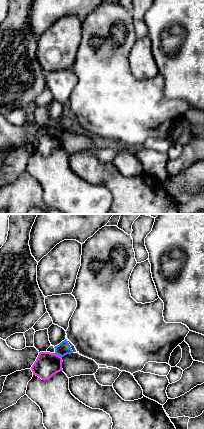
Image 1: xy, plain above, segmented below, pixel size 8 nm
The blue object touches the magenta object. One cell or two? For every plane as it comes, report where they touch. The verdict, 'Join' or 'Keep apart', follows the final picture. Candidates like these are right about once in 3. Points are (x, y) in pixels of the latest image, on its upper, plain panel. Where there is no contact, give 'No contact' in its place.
Touches blue at (58, 130)

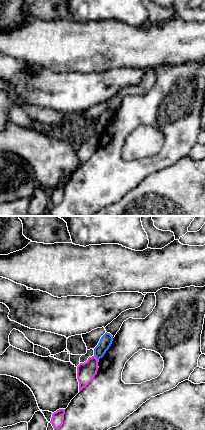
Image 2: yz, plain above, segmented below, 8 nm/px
Touches blue at (96, 133)

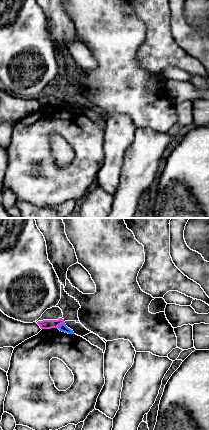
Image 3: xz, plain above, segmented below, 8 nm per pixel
Touches blue at (61, 100)

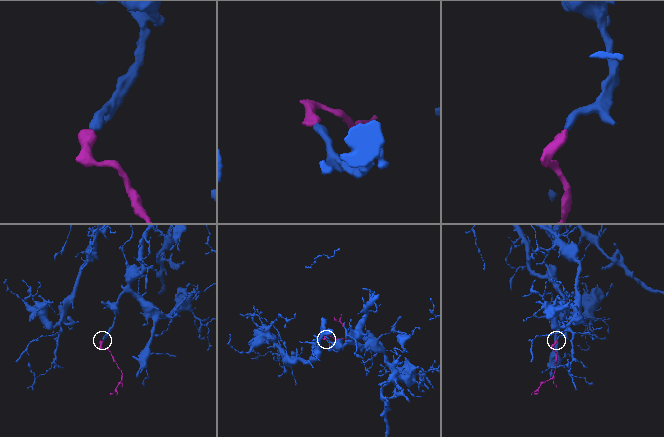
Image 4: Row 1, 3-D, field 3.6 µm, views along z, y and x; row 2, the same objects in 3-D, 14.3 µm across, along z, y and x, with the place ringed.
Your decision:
Keep apart

